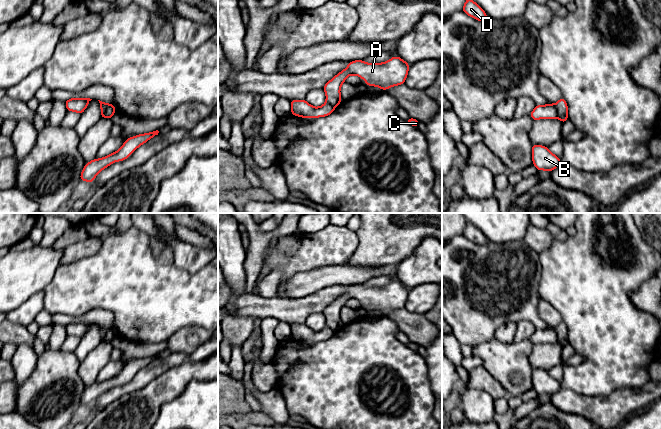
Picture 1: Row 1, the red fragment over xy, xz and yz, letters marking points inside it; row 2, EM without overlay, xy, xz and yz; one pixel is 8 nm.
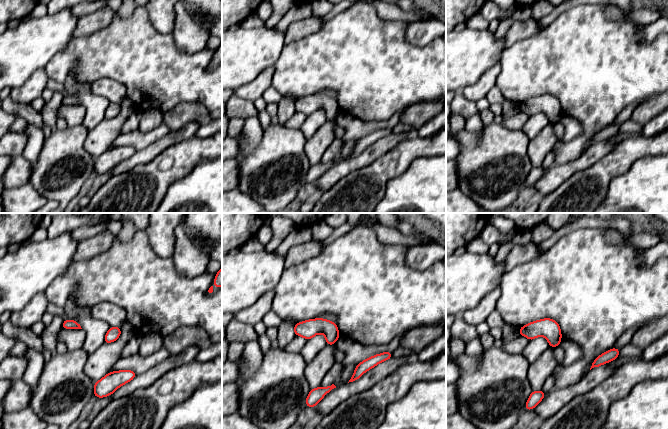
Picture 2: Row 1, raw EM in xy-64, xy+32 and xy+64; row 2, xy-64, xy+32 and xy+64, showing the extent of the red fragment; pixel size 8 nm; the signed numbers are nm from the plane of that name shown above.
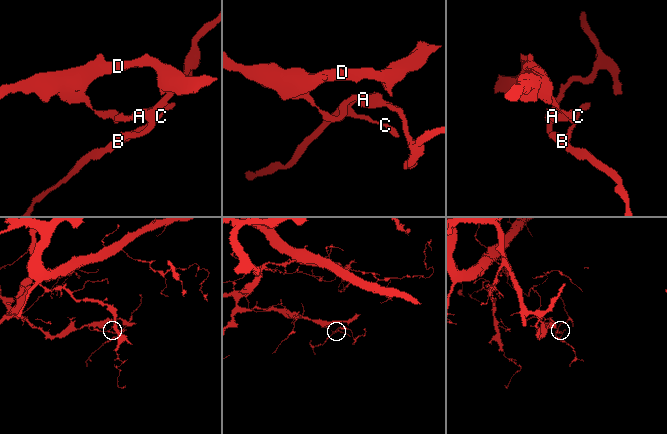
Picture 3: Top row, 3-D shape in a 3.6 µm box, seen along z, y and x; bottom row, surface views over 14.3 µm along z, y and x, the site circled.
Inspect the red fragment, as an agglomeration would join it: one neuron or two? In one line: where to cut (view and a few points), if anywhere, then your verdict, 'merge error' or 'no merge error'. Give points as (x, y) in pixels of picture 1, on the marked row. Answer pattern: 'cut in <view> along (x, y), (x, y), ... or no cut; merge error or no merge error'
cut in xy along (108, 104), (103, 117); merge error

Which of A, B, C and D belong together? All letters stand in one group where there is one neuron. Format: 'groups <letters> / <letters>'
groups A B C / D

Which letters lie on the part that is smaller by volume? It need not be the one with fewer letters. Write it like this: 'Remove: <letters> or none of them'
Remove: A, B, C

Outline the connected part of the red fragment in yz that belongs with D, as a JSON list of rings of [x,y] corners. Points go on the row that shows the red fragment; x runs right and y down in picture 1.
[[[466,0],[462,11],[478,21],[485,21],[488,18],[484,10],[473,0]]]

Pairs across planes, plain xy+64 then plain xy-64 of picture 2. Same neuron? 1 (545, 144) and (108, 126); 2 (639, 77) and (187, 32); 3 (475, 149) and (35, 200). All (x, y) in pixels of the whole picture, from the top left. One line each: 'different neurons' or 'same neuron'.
1: same neuron
2: different neurons
3: different neurons

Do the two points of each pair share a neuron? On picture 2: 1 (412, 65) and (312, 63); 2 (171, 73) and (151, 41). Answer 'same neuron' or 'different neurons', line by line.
1: same neuron
2: same neuron

